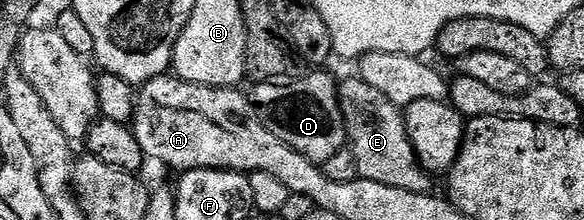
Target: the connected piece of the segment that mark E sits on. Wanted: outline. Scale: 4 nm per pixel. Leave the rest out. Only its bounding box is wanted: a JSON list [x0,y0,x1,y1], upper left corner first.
[337,75,434,193]

